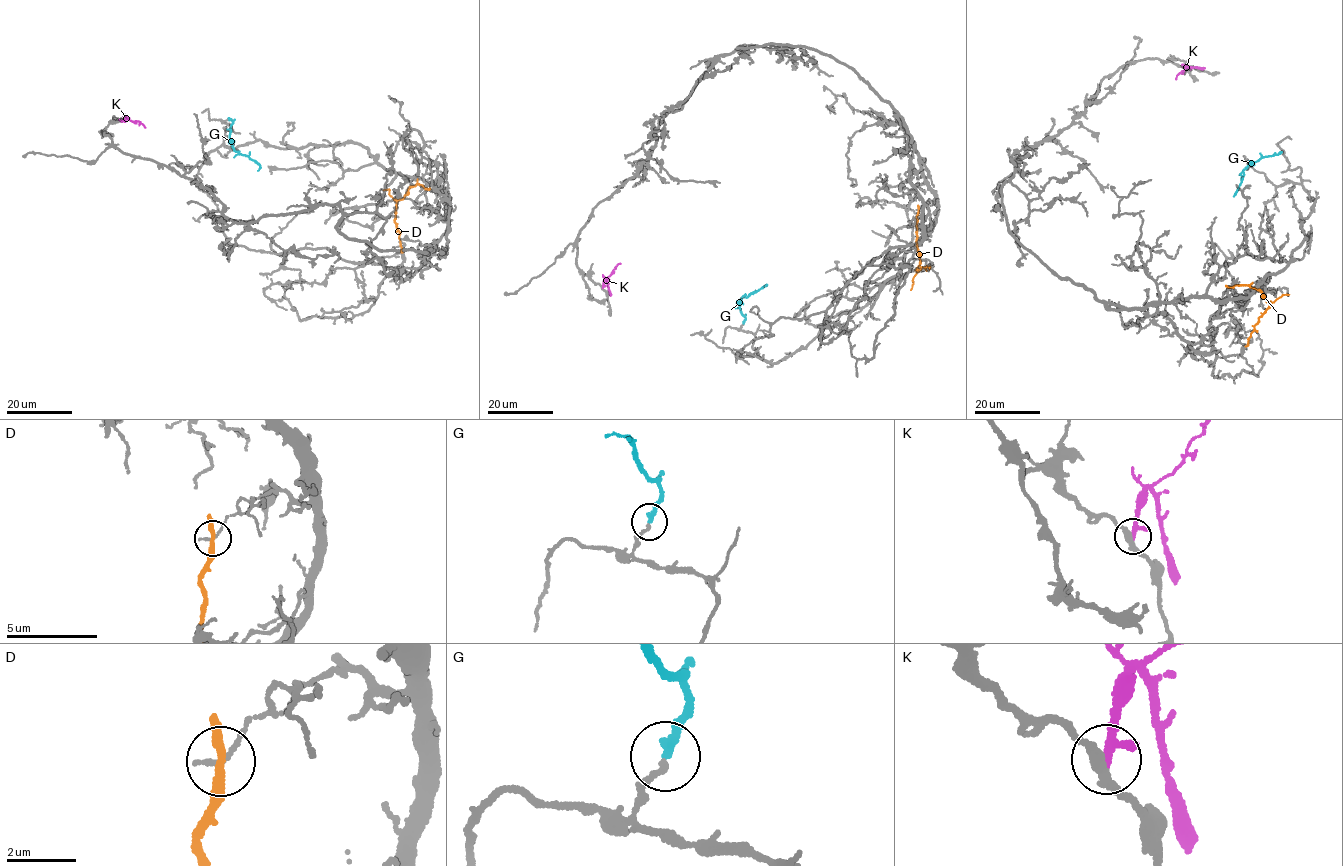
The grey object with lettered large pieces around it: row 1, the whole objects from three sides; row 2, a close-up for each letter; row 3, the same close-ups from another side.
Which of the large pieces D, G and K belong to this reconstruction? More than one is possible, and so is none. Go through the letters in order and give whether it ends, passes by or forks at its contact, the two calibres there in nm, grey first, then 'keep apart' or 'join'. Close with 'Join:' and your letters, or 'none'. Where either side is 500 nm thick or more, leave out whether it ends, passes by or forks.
D: it passes by | 150/260 nm | keep apart
G: it ends | 160/280 nm | keep apart
K: it ends | 280/280 nm | keep apart
Join: none

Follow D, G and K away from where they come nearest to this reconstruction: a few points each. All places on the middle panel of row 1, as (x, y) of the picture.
D: (918, 209), (916, 239), (920, 257), (917, 269), (918, 272), (930, 265)
G: (743, 323), (745, 316), (739, 308), (741, 298), (765, 287)
K: (602, 287), (620, 263)

